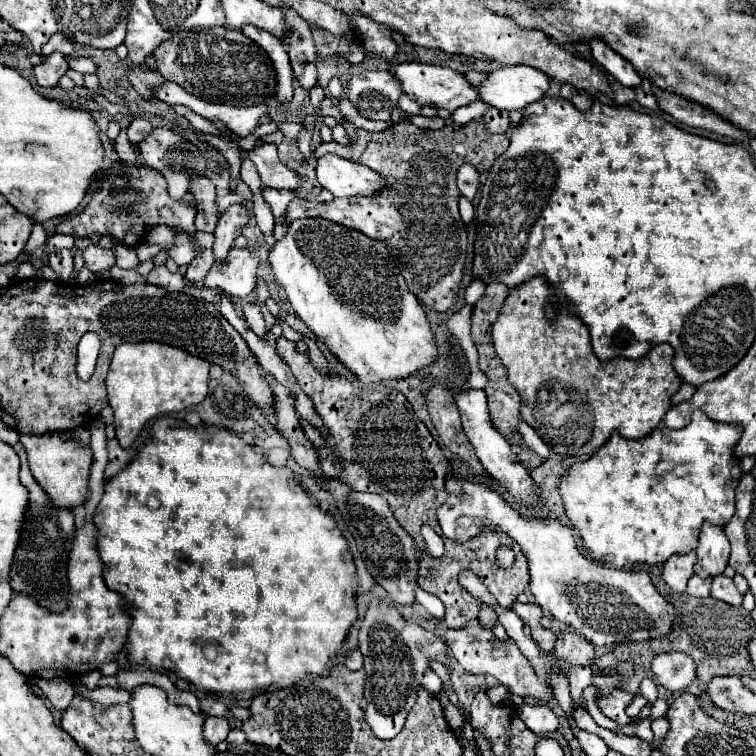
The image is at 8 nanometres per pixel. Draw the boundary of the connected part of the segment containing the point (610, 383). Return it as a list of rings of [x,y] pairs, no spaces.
[[[533,277],[517,289],[509,291],[507,307],[503,307],[503,315],[495,321],[493,327],[495,351],[507,367],[507,381],[517,389],[521,397],[523,421],[529,423],[543,441],[547,441],[553,453],[573,457],[595,453],[615,429],[627,439],[643,439],[655,431],[663,415],[671,409],[673,395],[683,383],[673,367],[675,349],[667,343],[661,343],[655,345],[639,361],[617,357],[603,363],[591,349],[589,329],[577,317],[563,311],[555,323],[549,323],[545,319],[545,303],[549,299],[553,299],[553,291],[547,287],[547,281]]]

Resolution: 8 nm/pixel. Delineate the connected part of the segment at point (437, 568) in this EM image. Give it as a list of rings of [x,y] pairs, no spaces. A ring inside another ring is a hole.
[[[481,531],[479,535],[475,535],[473,539],[469,539],[465,543],[457,543],[457,541],[445,539],[445,553],[443,553],[443,557],[431,557],[431,555],[423,557],[423,567],[419,571],[421,571],[419,585],[427,593],[439,597],[445,603],[447,615],[445,615],[443,621],[445,621],[445,627],[449,627],[449,629],[463,629],[463,627],[467,627],[469,621],[477,619],[477,611],[483,605],[481,599],[473,597],[469,591],[459,587],[459,573],[463,573],[463,571],[475,573],[481,579],[481,583],[489,589],[489,593],[495,597],[499,607],[505,607],[505,609],[511,609],[513,603],[517,601],[517,595],[529,589],[527,559],[521,553],[519,545],[509,535],[503,535],[501,531]],[[499,545],[509,545],[515,551],[515,565],[511,569],[499,569],[495,565],[495,551],[497,551]]]

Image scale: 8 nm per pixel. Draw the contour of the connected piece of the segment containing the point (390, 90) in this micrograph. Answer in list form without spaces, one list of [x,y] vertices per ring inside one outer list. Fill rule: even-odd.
[[[363,71],[349,79],[349,101],[373,121],[389,121],[401,95],[401,83],[389,71]]]

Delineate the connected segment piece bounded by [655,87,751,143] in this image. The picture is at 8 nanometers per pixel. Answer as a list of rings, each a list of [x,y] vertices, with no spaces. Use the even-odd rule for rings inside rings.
[[[655,87],[655,97],[659,101],[659,107],[663,111],[667,111],[673,119],[689,125],[689,127],[699,127],[699,129],[707,129],[731,139],[737,139],[741,143],[747,143],[747,139],[751,137],[747,131],[739,129],[737,125],[729,123],[727,119],[719,119],[719,115],[715,111],[711,111],[709,107],[703,107],[701,103],[695,103],[691,99],[685,99],[681,95],[675,95],[671,91],[663,91],[659,87]]]

